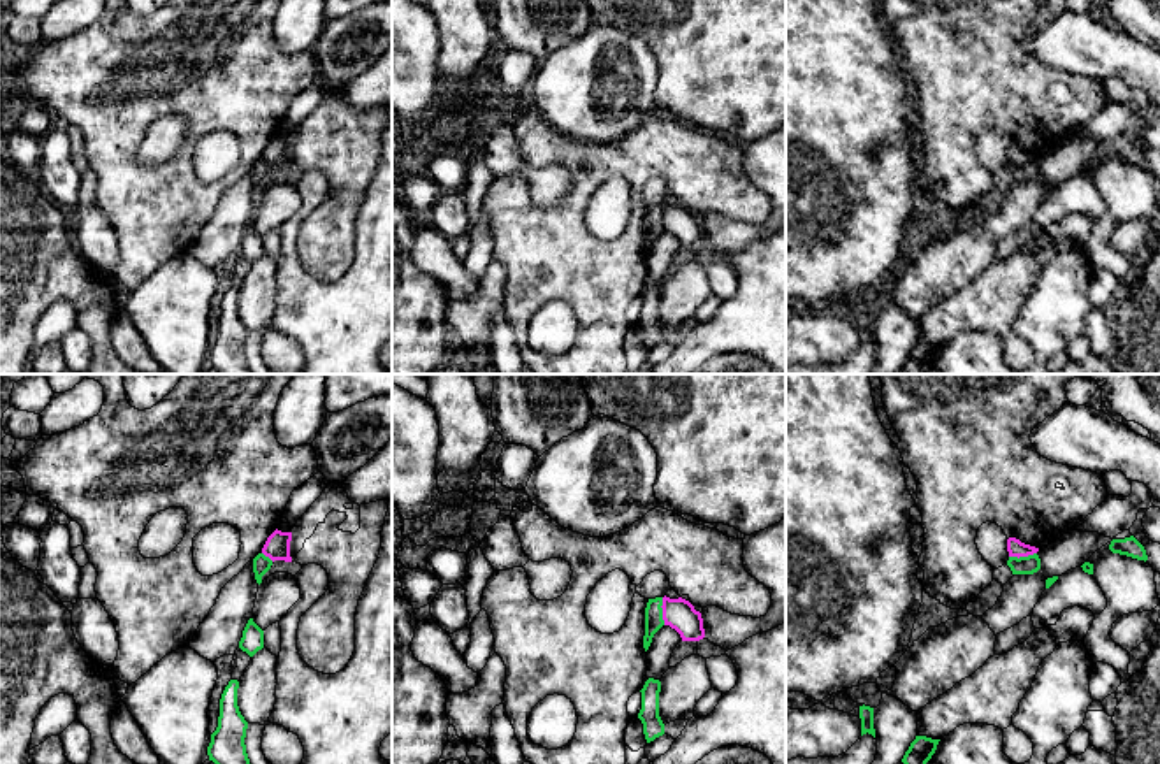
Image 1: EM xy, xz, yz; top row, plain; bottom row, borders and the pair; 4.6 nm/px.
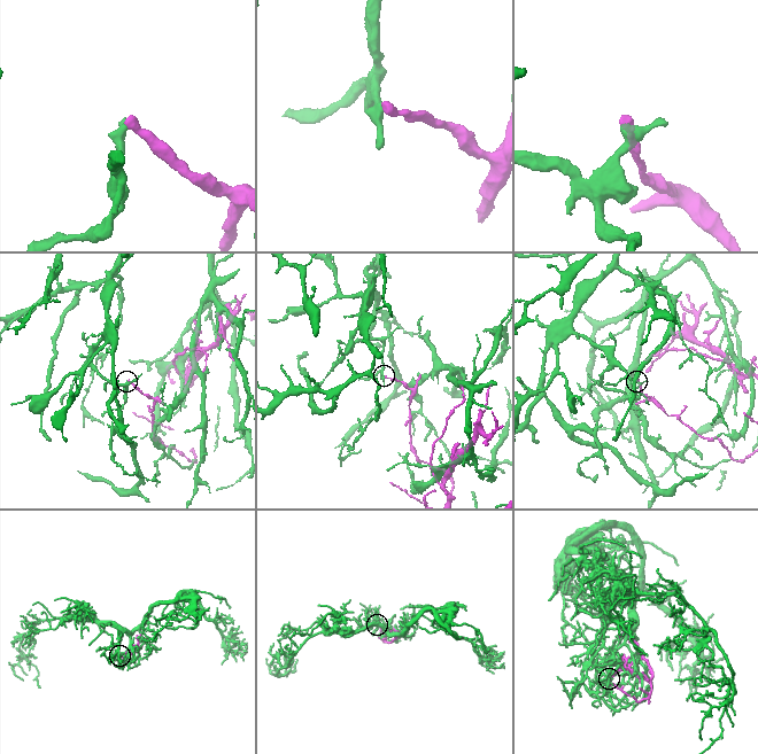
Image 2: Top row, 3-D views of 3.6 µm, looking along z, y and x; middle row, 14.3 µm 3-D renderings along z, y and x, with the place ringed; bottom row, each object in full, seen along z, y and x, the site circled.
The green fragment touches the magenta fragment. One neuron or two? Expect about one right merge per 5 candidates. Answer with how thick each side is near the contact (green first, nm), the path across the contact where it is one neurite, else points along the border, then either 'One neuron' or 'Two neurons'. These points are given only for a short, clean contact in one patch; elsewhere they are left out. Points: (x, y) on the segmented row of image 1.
Thickness 80 nm (green) against 140 nm. Two neurons

